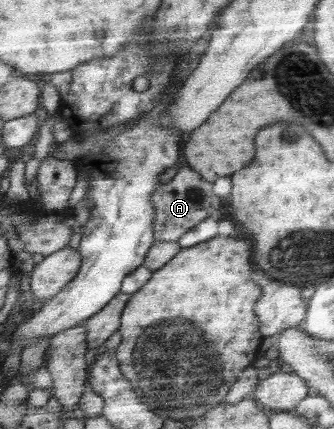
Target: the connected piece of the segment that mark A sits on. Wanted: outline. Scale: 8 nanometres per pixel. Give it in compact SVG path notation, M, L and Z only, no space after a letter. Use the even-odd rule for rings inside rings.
M181 165L173 179L159 186L151 197L154 207L157 208L154 240L156 242L176 242L203 219L218 213L221 198L213 193L211 182L201 179L201 174L193 171L188 165Z

